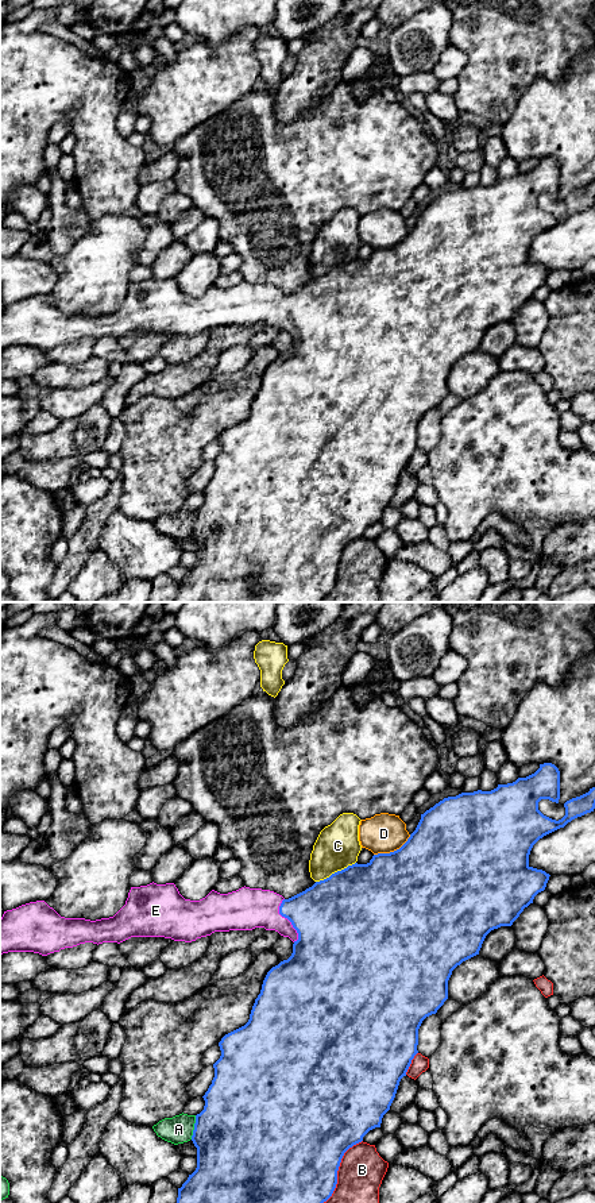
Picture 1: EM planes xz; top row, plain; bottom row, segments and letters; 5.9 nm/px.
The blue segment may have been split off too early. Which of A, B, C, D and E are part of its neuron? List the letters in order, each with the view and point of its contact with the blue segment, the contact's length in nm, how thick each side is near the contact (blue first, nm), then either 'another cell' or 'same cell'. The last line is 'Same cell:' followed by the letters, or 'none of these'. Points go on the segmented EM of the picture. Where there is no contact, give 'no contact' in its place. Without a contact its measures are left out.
A: xz (194, 1128) | 150 nm | 480/160 nm | another cell
B: xz (337, 1169) | 440 nm | 500/280 nm | another cell
C: xz (335, 872) | 260 nm | 500/260 nm | another cell
D: xz (394, 851) | 260 nm | 500/240 nm | another cell
E: xz (288, 918) | 280 nm | 420/240 nm | same cell
Same cell: E

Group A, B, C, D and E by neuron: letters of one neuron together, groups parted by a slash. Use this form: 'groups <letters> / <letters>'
groups A / B / C / D / E

